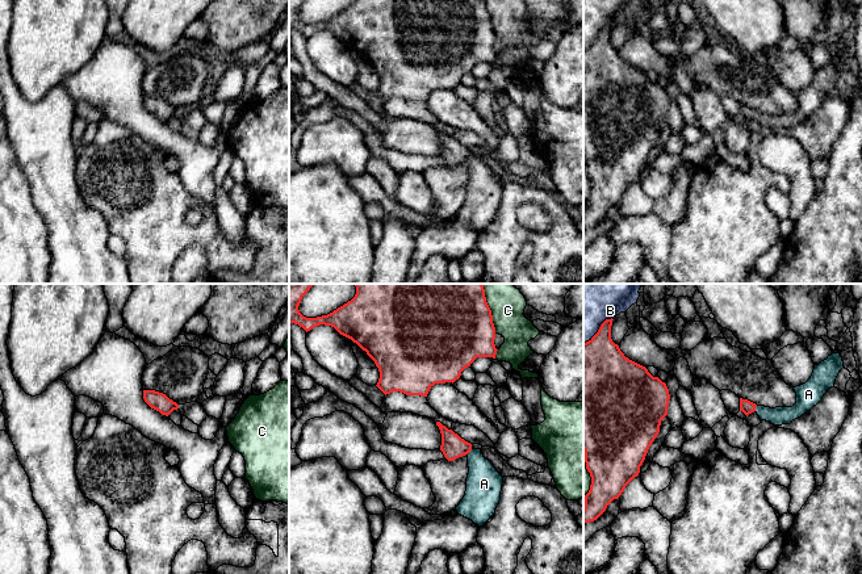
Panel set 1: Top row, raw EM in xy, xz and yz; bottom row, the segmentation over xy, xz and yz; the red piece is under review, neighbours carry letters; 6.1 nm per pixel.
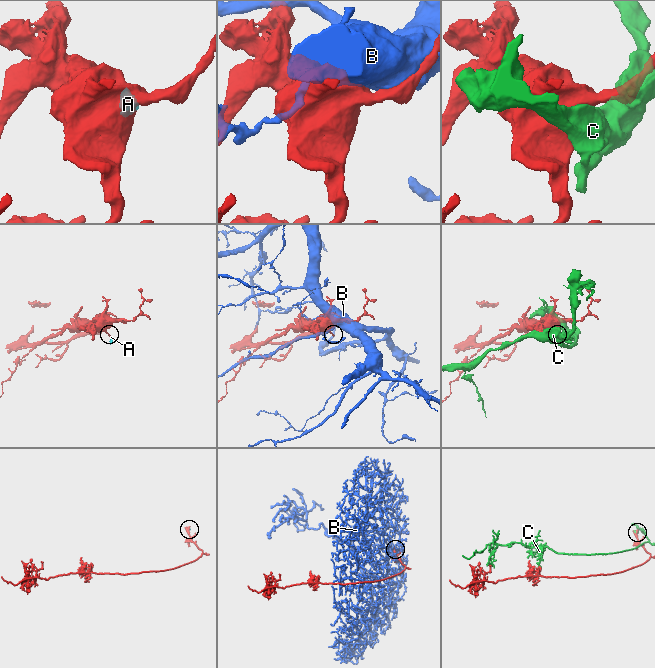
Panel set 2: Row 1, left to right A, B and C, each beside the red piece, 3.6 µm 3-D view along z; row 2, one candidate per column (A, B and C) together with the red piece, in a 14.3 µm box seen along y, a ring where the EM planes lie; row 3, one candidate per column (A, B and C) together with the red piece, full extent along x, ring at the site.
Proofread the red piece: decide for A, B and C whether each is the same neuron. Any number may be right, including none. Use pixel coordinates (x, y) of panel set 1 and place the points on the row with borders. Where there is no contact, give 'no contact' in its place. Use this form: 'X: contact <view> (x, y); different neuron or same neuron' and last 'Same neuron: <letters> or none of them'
A: contact xz (469, 451); same neuron
B: contact yz (599, 329); different neuron
C: contact xz (489, 309); different neuron
Same neuron: A

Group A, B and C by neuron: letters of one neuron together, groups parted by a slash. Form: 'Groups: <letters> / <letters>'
Groups: A / B / C

